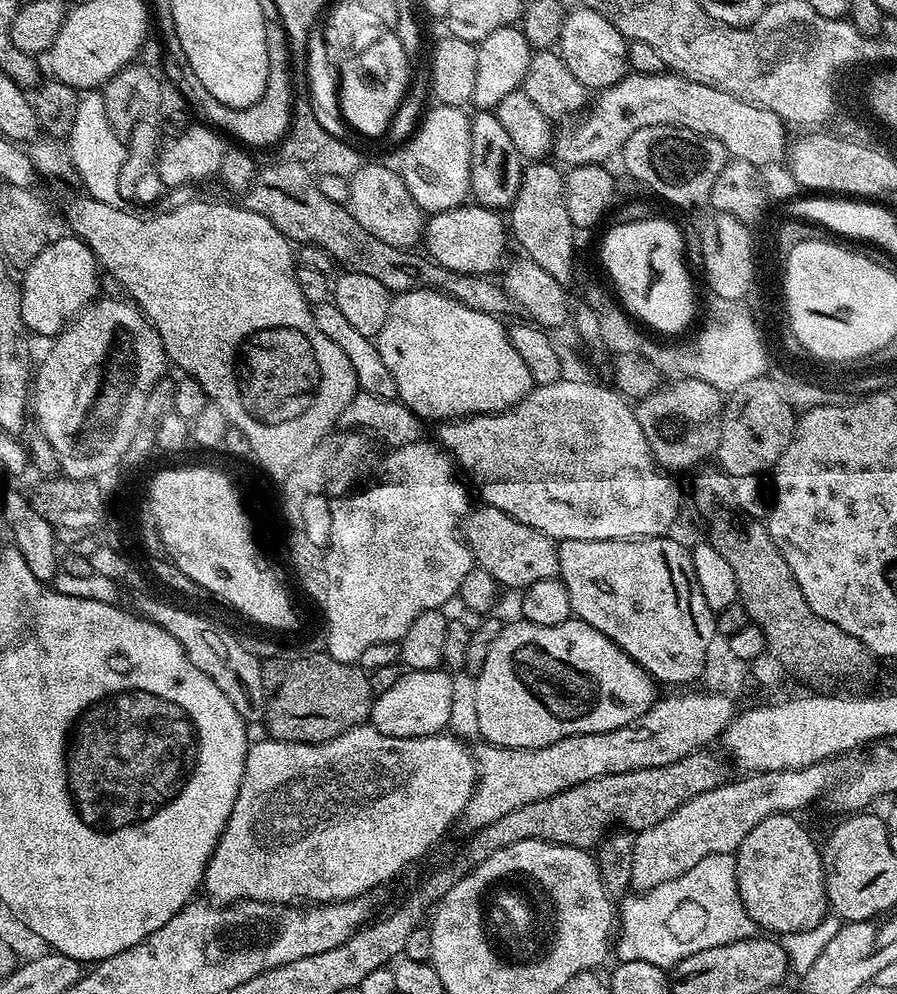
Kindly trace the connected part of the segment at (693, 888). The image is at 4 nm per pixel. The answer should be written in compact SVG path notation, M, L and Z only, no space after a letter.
M714 854L710 858L702 858L694 870L686 870L678 878L670 882L662 882L662 886L654 886L649 892L636 892L635 894L625 895L624 899L618 904L618 941L615 943L614 952L620 960L626 962L654 962L654 966L665 970L671 970L676 967L678 962L690 958L690 954L698 954L698 950L710 950L710 946L726 946L735 940L750 940L757 935L758 929L756 923L746 914L742 906L742 898L738 894L738 882L736 881L736 857L732 854Z

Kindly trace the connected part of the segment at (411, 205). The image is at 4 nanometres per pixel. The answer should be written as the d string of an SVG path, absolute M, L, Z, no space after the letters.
M365 163L351 177L350 198L346 207L354 222L362 226L362 230L374 234L374 238L388 243L389 246L412 250L421 243L426 223L425 213L414 202L410 190L406 190L406 182L395 167Z

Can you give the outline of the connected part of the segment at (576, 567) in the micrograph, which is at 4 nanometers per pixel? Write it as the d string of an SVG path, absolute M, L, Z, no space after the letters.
M651 536L645 540L562 540L559 541L556 549L560 563L558 576L564 581L566 590L570 594L570 606L575 619L585 620L590 626L594 626L594 630L606 634L606 638L610 638L624 653L634 658L634 662L641 664L652 675L652 679L661 685L690 684L686 686L692 686L695 685L692 684L695 680L699 681L703 677L706 650L709 649L710 642L717 639L716 617L710 610L710 606L706 606L706 598L702 598L702 586L698 586L698 578L694 574L691 551L672 539L668 536Z

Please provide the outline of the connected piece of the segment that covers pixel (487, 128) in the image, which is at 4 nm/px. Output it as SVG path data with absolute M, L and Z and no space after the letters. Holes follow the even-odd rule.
M480 110L471 117L470 126L470 196L484 208L508 210L512 207L519 183L526 167L525 161L514 150L514 141L502 122L498 122L495 111ZM476 115L476 116L475 116Z

